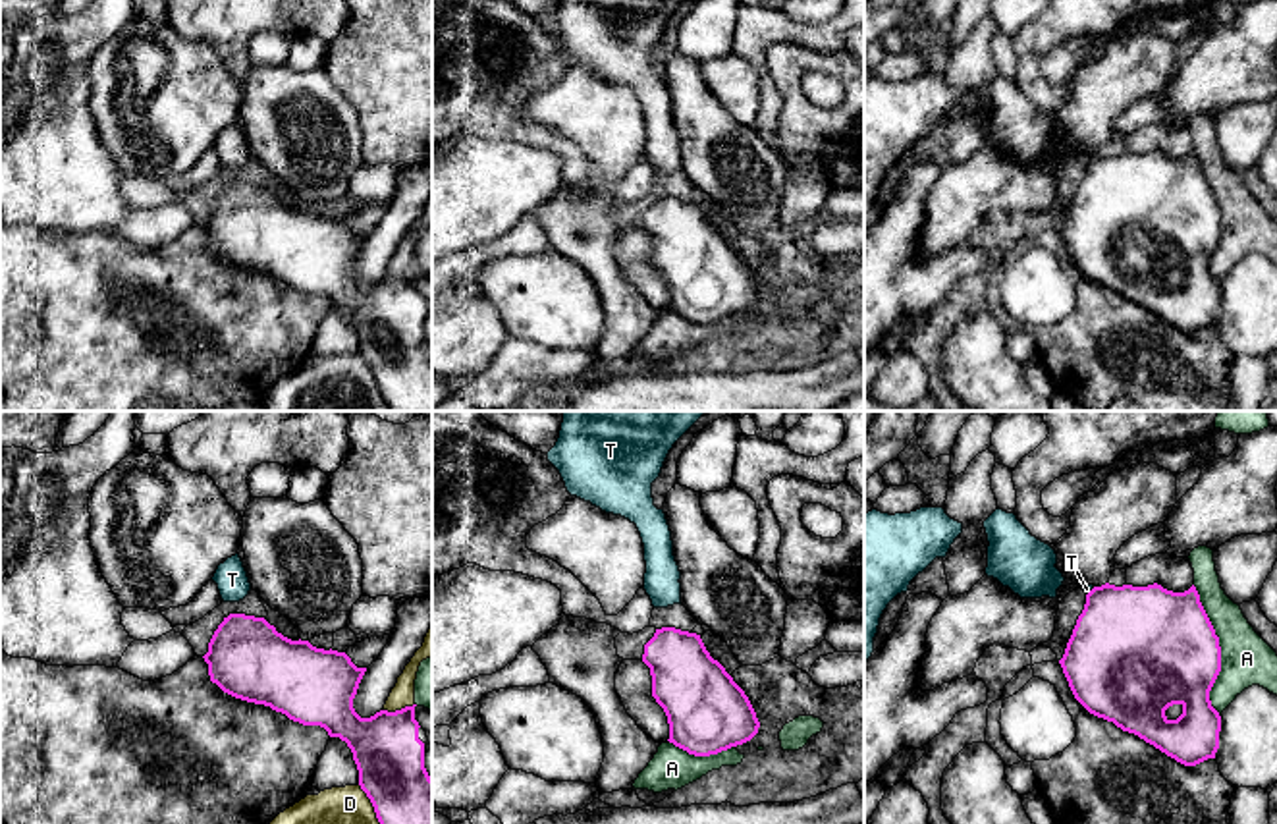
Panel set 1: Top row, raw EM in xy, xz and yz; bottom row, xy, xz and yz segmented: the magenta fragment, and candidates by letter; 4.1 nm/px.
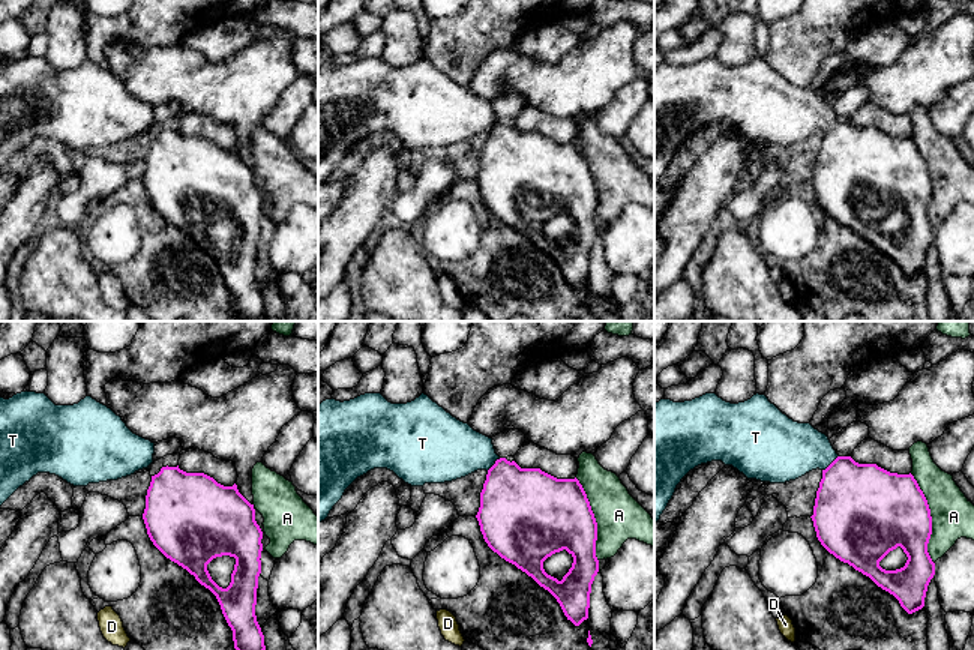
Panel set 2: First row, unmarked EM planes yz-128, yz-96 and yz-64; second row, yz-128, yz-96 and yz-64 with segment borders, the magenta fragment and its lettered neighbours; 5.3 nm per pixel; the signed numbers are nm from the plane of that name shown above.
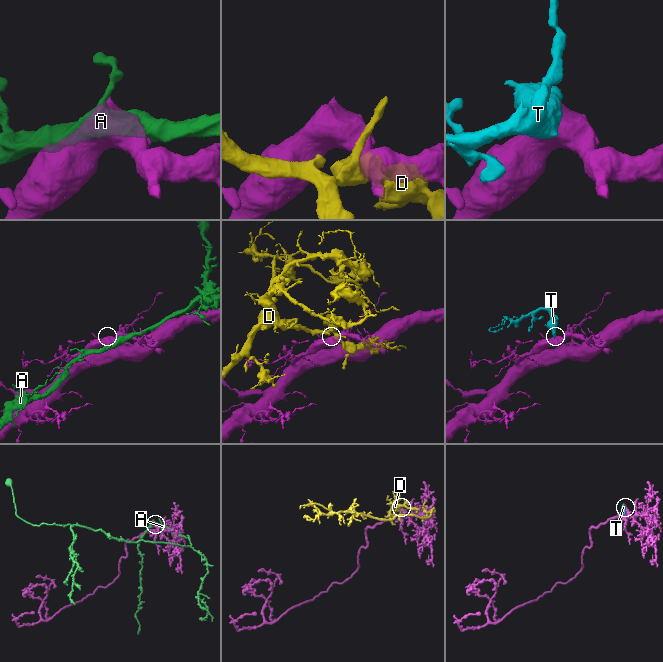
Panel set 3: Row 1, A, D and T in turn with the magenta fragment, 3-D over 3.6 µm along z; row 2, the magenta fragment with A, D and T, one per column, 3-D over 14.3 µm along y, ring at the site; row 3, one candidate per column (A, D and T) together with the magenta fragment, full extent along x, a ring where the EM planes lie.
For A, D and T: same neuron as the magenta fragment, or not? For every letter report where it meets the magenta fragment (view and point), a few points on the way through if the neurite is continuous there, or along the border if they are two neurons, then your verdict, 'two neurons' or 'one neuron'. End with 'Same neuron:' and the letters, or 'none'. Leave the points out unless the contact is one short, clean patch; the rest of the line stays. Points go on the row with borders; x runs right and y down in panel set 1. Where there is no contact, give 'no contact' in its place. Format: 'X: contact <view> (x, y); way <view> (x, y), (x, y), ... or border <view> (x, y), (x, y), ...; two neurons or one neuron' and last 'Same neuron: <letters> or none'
A: contact yz (1220, 649); two neurons
D: contact xy (371, 801); two neurons
T: contact yz (1090, 591); way yz (1127, 637), (1090, 591), (1086, 589); one neuron
Same neuron: T

